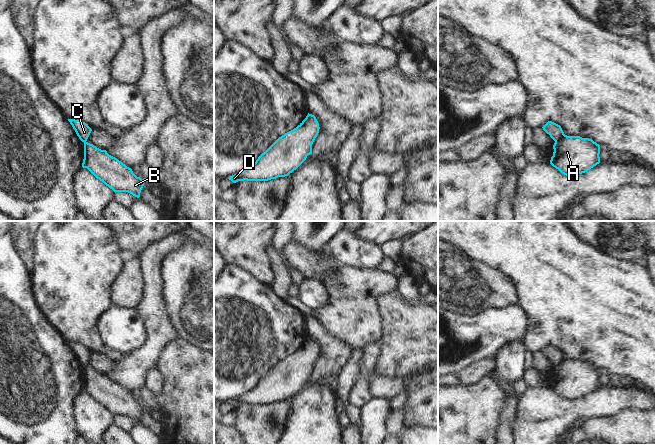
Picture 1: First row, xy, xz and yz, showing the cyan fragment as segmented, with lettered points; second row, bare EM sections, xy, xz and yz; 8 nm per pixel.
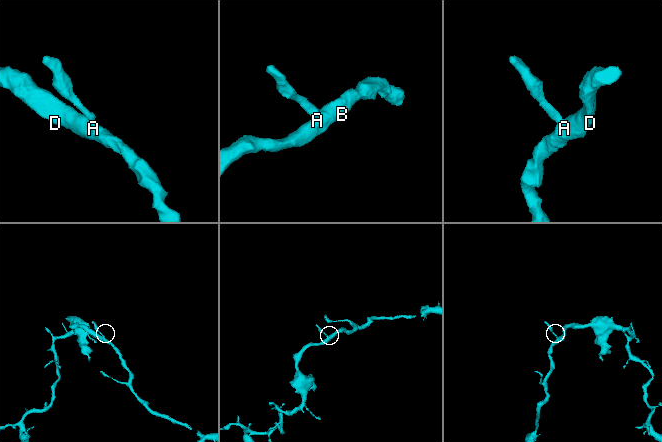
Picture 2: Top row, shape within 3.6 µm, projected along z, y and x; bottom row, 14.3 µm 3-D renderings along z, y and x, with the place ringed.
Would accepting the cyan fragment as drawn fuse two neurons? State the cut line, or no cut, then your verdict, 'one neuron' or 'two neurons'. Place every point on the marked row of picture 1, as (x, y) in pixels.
yz (564, 134), (555, 142) | two neurons

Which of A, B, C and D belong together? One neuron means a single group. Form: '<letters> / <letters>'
A B D / C

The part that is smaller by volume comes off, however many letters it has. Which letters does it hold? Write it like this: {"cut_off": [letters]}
{"cut_off": ["C"]}

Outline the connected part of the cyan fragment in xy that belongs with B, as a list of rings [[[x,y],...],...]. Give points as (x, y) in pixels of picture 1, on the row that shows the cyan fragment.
[[[84,142],[83,168],[87,168],[97,179],[102,181],[114,192],[128,192],[139,198],[144,182],[137,177],[131,168],[117,158]]]

